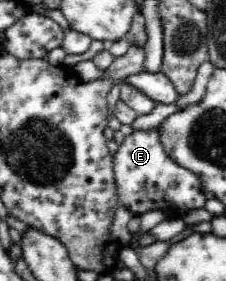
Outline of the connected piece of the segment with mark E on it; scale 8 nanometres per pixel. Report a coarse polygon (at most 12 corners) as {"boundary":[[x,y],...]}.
{"boundary":[[154,132],[114,156],[120,203],[167,219],[204,208],[200,180]]}

